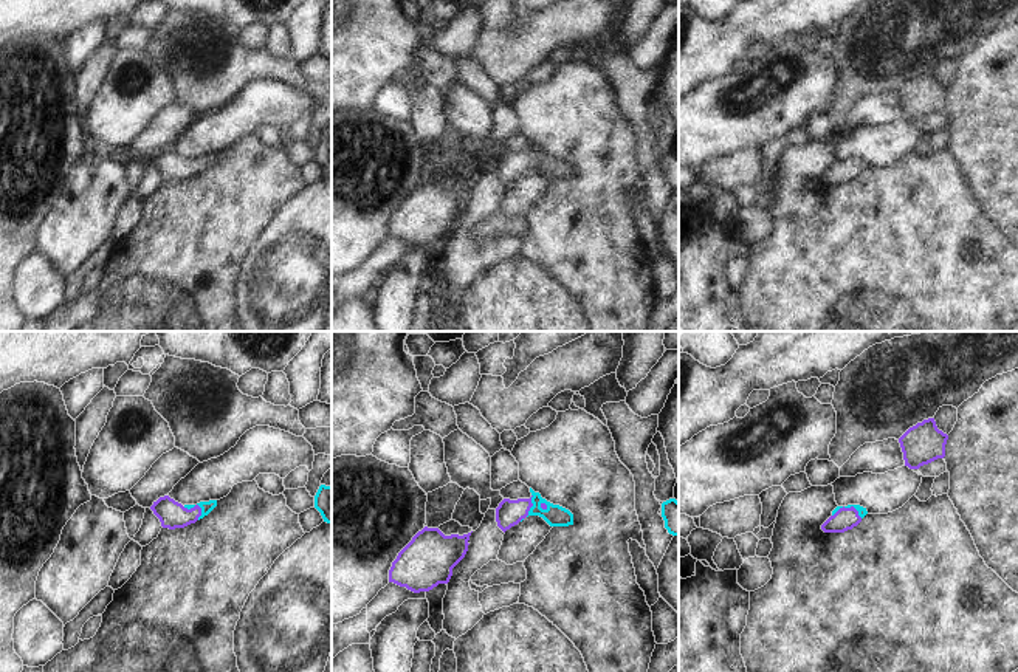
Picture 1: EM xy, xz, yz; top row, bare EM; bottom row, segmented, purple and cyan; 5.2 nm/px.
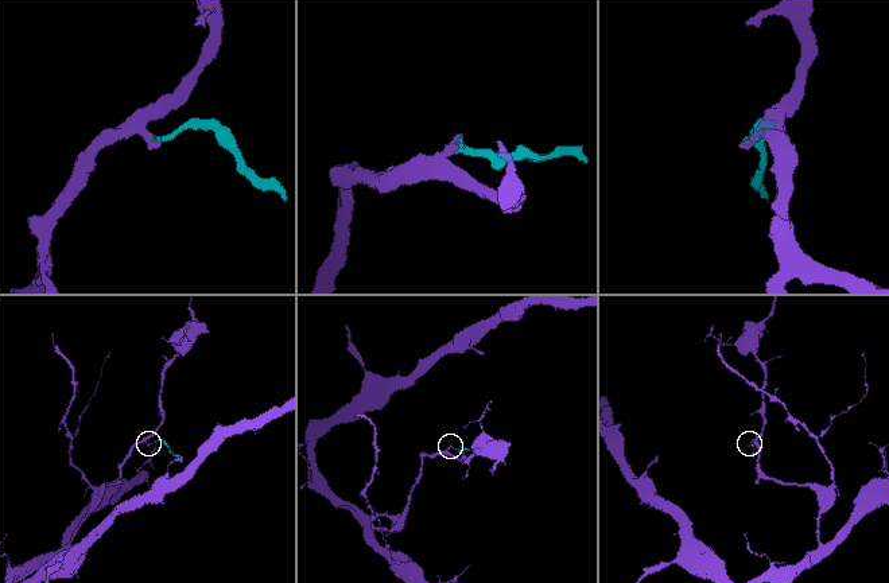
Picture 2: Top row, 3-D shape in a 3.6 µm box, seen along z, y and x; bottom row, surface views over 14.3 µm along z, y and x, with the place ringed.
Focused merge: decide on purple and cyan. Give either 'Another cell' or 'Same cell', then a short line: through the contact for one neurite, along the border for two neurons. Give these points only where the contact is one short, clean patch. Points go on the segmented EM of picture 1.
Same cell. Line: xy (172, 514), (186, 514), (196, 505), (206, 507)

